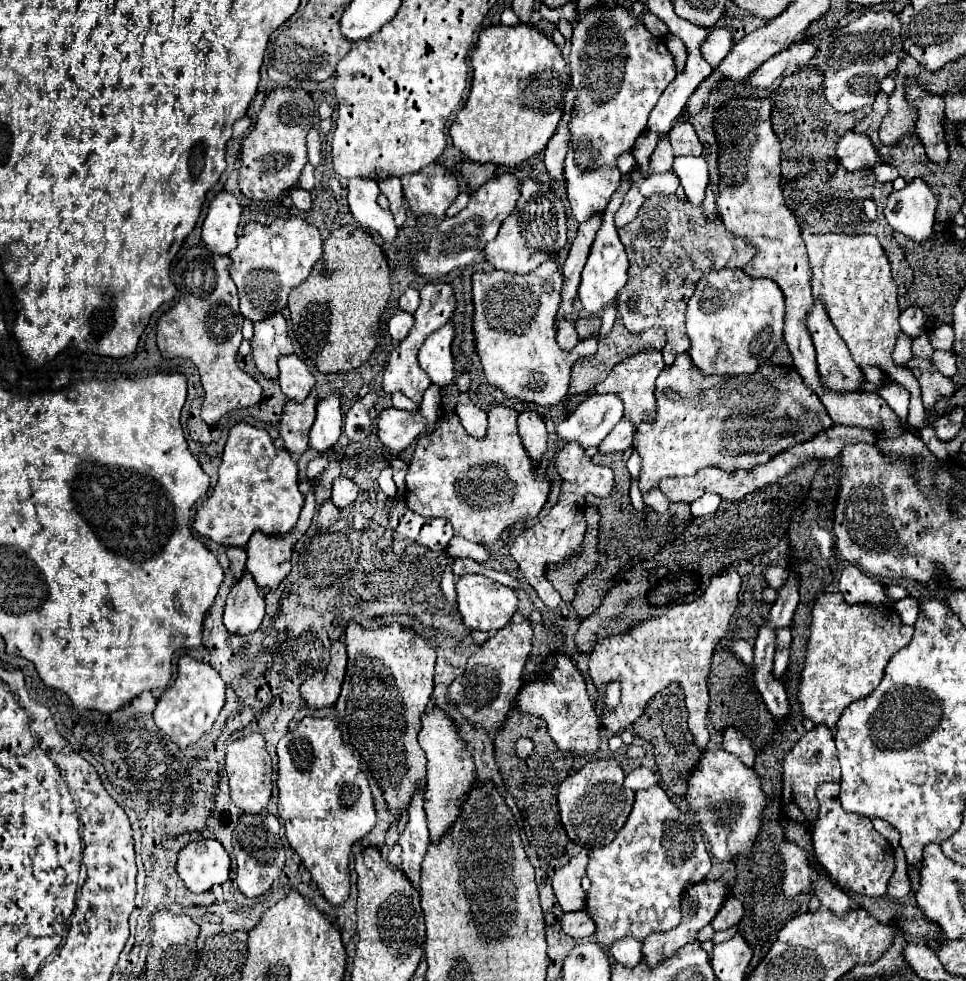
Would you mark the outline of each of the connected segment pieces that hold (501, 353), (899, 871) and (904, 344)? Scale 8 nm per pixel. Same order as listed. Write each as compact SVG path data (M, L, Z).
M546 260L530 274L510 276L506 272L472 274L474 302L474 338L482 372L490 386L502 390L508 398L538 404L542 408L560 404L568 392L570 368L578 358L597 352L596 338L580 340L574 350L564 352L556 344L554 316L560 304L562 272L556 260Z
M900 845L894 849L894 859L896 862L896 872L890 878L888 894L890 894L890 898L898 900L898 898L910 894L910 880L908 880L908 872L906 872L906 857Z
M904 333L898 334L892 358L896 365L904 366L912 358L912 338Z

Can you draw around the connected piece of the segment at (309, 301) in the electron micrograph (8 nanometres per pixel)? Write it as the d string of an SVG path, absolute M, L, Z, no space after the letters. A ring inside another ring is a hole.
M340 226L324 240L324 256L288 300L294 334L322 374L362 366L380 342L380 318L390 296L390 268L370 232Z

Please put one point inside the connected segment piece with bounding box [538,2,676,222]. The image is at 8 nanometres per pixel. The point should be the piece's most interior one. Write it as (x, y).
(620, 69)

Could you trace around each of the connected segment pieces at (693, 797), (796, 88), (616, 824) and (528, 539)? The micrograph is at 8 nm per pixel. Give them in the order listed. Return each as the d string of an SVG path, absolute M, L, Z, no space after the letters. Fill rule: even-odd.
M704 750L688 778L688 790L682 796L698 828L706 834L712 856L720 862L750 856L762 828L762 810L766 794L754 768L744 766L738 756L724 750Z
M802 68L784 76L780 86L770 94L772 126L782 142L782 176L806 174L816 166L824 166L826 170L838 168L836 144L842 134L856 124L856 118L852 112L836 112L824 94L820 94L820 88L824 88L824 74L818 68Z
M592 760L582 766L576 774L568 776L558 788L558 808L562 824L568 826L572 836L582 838L584 848L600 848L614 840L616 832L624 826L634 794L622 786L624 772L616 760Z
M566 444L558 452L556 470L562 476L560 496L558 496L556 506L548 512L548 516L544 520L540 520L532 528L524 528L520 532L520 536L514 540L514 544L510 546L510 554L518 562L526 582L536 590L540 600L551 609L558 608L562 598L544 576L546 564L560 562L560 560L564 560L564 556L572 556L574 552L580 550L580 544L582 544L582 538L584 538L584 530L586 530L584 494L588 494L588 492L592 492L592 494L594 492L610 492L612 490L612 482L614 482L612 470L606 468L606 466L594 464L592 458L586 456L586 452L578 444Z

